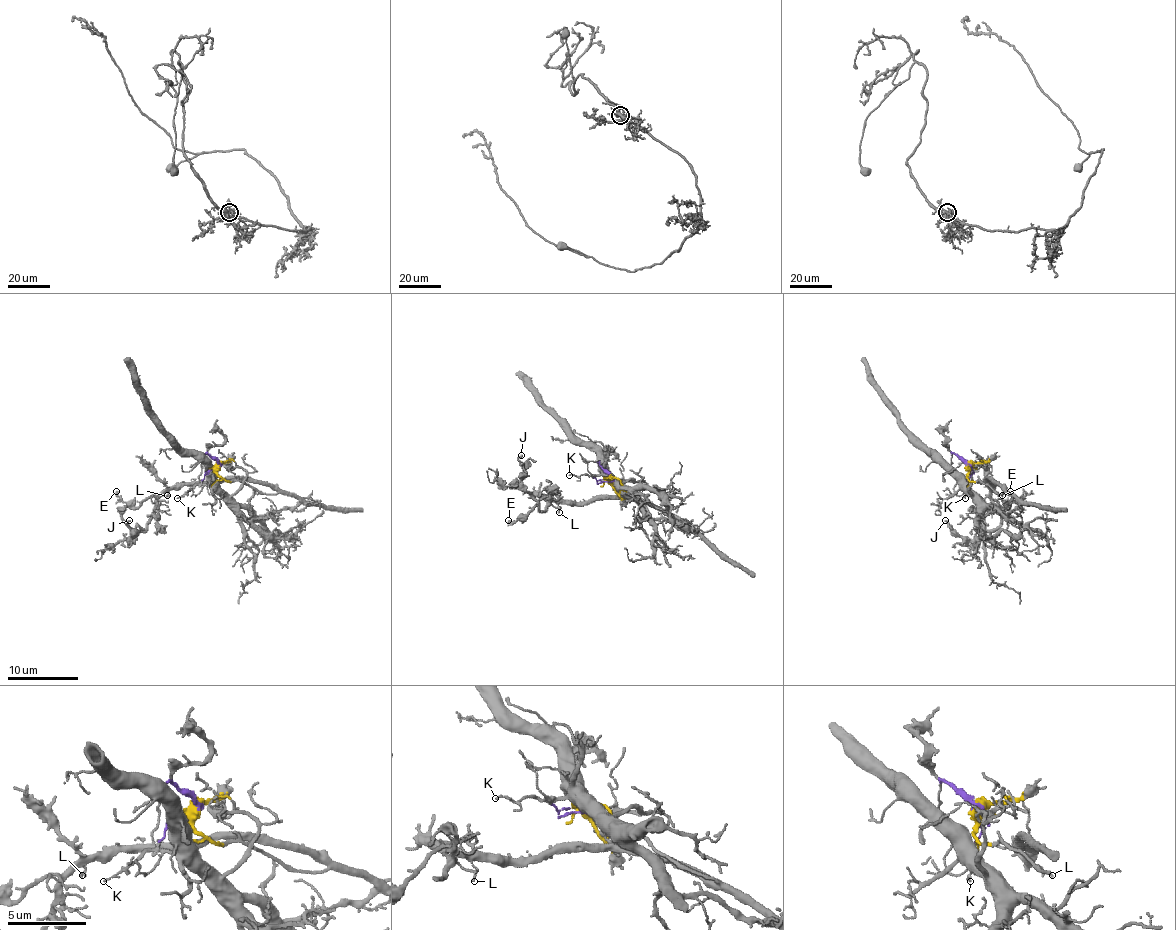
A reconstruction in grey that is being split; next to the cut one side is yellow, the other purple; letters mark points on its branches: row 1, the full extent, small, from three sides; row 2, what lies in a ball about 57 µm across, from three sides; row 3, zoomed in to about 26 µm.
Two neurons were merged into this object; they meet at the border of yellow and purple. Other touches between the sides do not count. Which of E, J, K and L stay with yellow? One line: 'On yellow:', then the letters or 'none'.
On yellow: E, J, L

